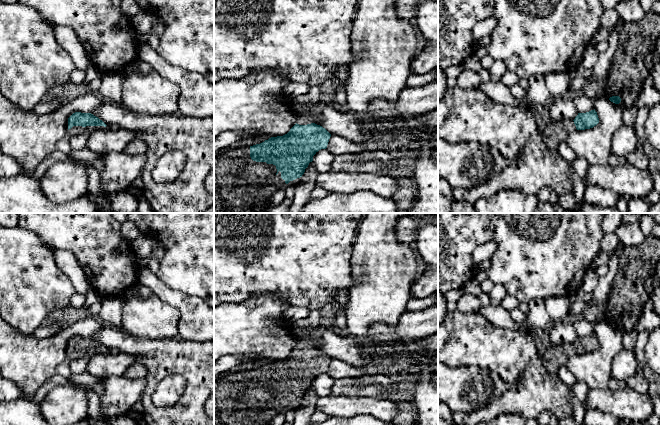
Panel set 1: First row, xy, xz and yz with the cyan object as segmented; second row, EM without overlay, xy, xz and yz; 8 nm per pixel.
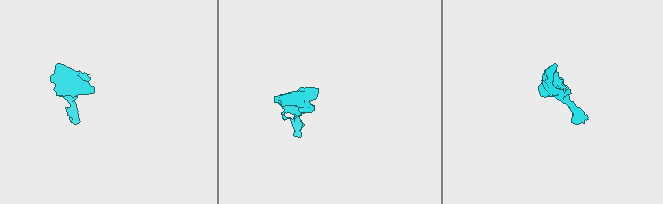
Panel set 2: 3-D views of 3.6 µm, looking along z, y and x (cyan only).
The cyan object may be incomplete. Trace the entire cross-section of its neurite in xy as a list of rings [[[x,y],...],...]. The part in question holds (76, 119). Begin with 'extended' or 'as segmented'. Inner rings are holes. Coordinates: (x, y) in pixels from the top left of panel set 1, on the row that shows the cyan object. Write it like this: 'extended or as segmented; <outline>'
extended; [[[75,112],[68,118],[68,134],[86,133],[90,135],[98,129],[107,129],[108,126],[91,113]]]

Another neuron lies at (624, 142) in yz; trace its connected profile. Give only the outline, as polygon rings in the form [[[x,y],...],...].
[[[634,105],[623,109],[622,123],[613,134],[611,142],[612,154],[626,156],[636,150],[639,141],[635,131],[637,111]]]

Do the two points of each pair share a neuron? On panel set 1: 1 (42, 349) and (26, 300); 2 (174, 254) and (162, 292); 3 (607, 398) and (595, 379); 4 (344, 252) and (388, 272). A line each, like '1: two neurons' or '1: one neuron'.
1: two neurons
2: two neurons
3: two neurons
4: two neurons

